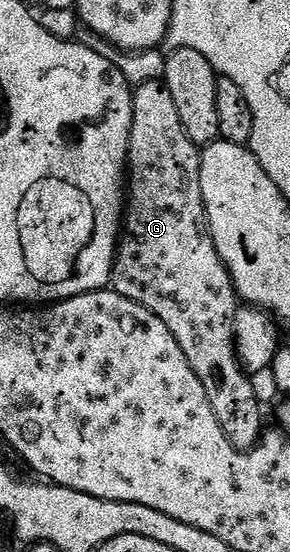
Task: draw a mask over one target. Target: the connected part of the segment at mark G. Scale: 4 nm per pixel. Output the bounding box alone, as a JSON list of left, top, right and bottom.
[111,80,266,452]

